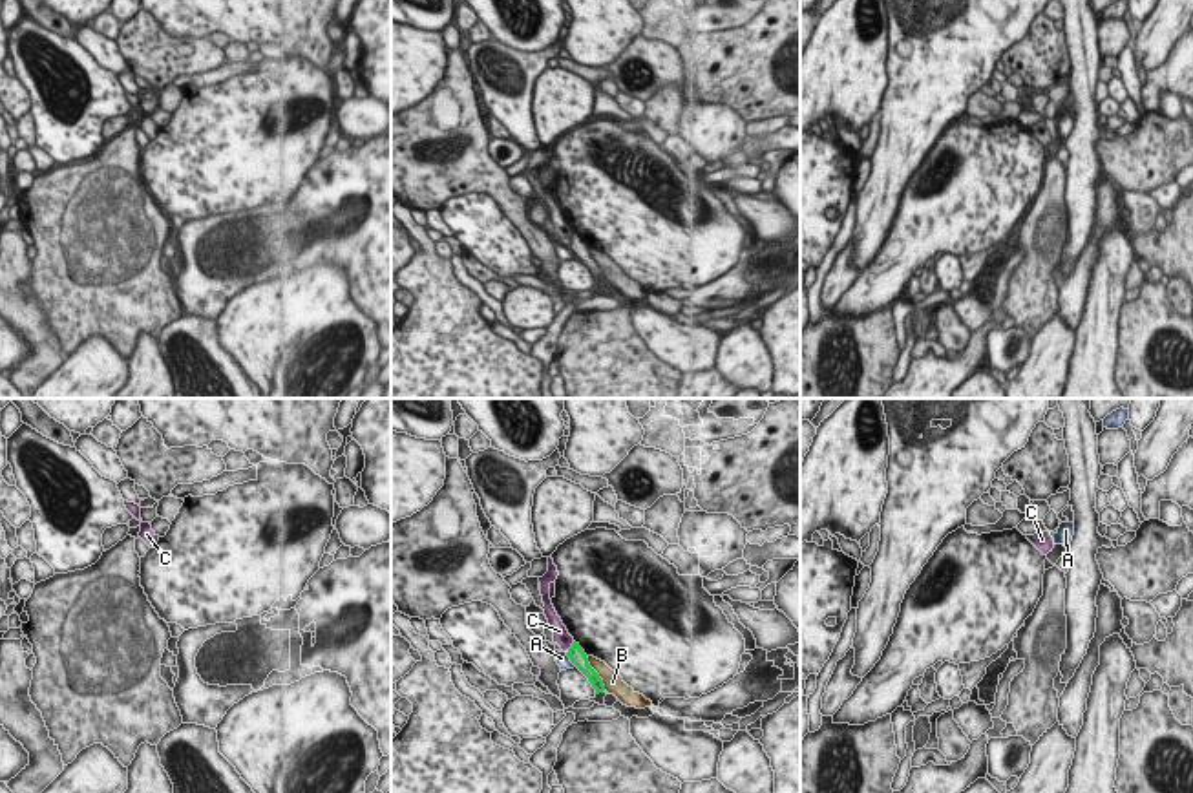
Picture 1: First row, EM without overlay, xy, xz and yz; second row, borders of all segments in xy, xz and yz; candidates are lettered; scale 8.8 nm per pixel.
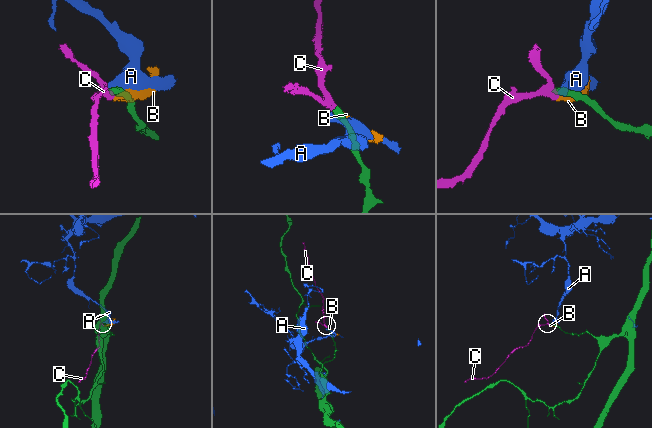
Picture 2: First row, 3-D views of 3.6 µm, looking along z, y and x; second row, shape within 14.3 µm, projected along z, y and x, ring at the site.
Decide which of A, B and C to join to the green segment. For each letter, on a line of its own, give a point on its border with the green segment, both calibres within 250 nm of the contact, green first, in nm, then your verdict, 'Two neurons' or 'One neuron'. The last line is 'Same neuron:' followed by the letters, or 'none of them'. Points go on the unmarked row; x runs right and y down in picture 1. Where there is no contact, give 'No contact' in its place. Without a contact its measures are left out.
A: Touches green at xz (570, 251). Thickness 140 nm (green) against 120 nm. Two neurons
B: Touches green at xz (596, 264). Thickness 140 nm (green) against 170 nm. Two neurons
C: Touches green at xz (570, 238). Thickness 140 nm (green) against 140 nm. Two neurons
Same neuron: none of them.

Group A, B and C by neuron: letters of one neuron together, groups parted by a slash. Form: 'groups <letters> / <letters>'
groups A / B C

